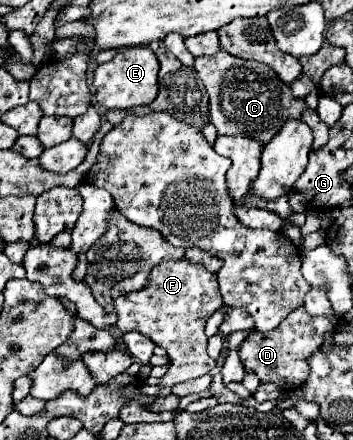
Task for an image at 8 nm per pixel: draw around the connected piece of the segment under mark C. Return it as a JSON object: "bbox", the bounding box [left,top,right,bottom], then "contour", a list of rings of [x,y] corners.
{"bbox":[194,52,306,144],"contour":[[[218,52],[214,56],[196,58],[194,70],[210,94],[210,118],[218,134],[246,134],[266,144],[274,134],[278,134],[286,120],[300,120],[300,114],[306,108],[306,102],[294,100],[294,96],[290,96],[288,84],[282,84],[282,80],[274,76],[274,70],[266,68],[264,64]]]}

